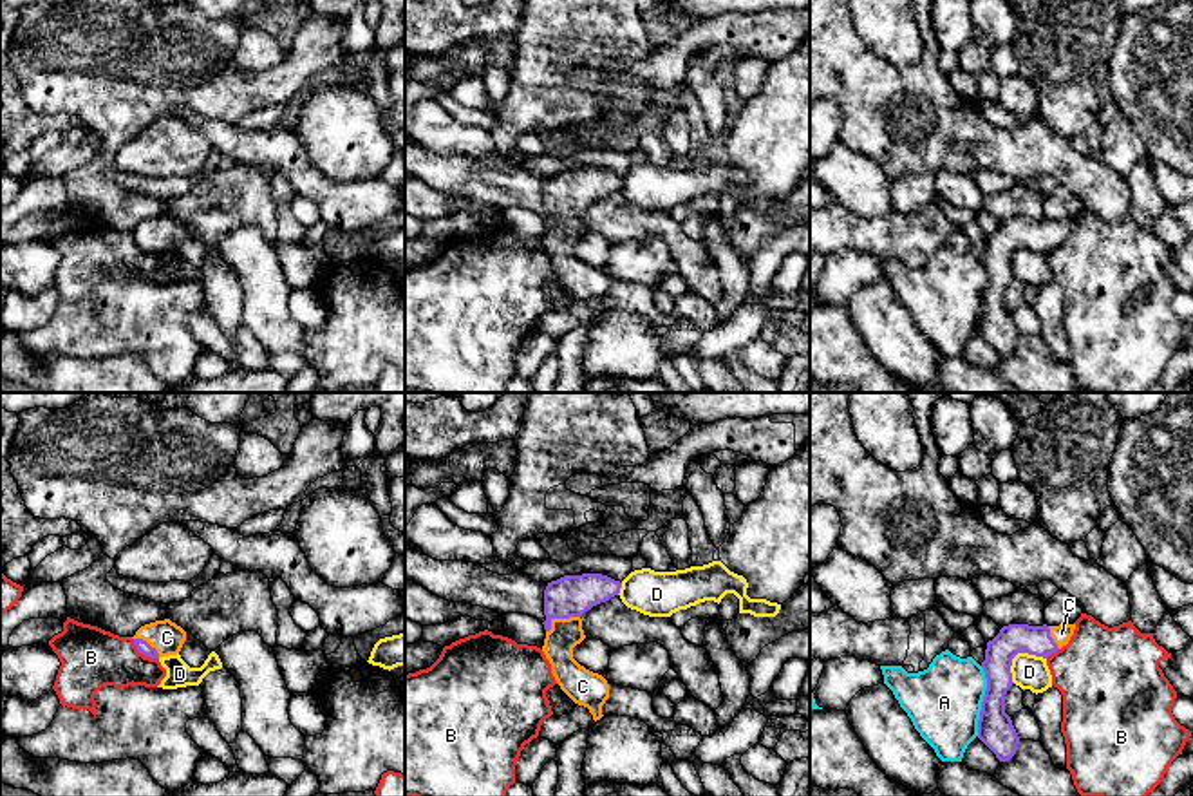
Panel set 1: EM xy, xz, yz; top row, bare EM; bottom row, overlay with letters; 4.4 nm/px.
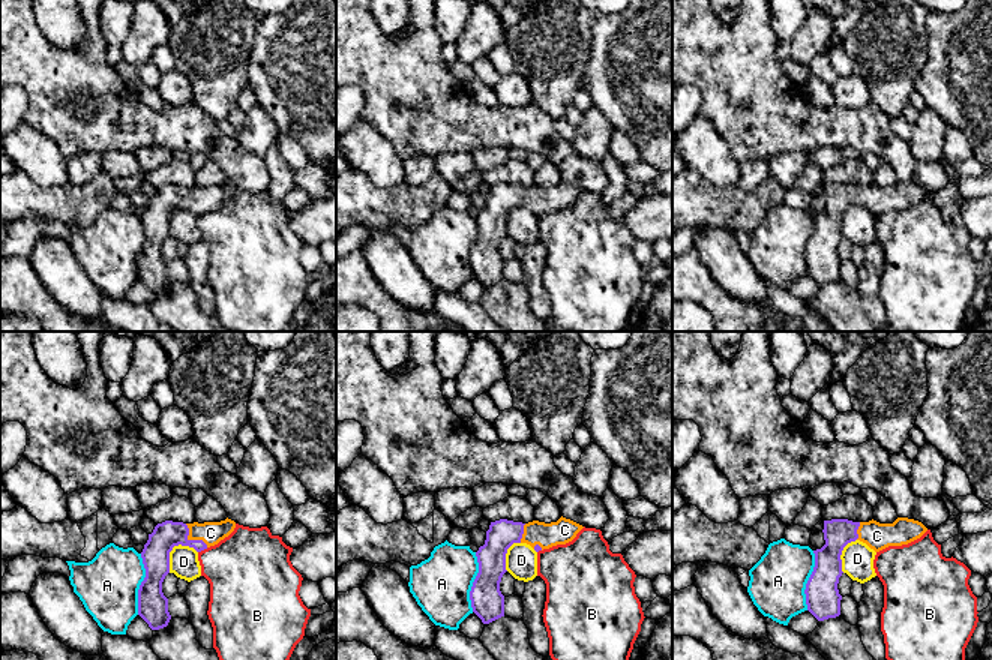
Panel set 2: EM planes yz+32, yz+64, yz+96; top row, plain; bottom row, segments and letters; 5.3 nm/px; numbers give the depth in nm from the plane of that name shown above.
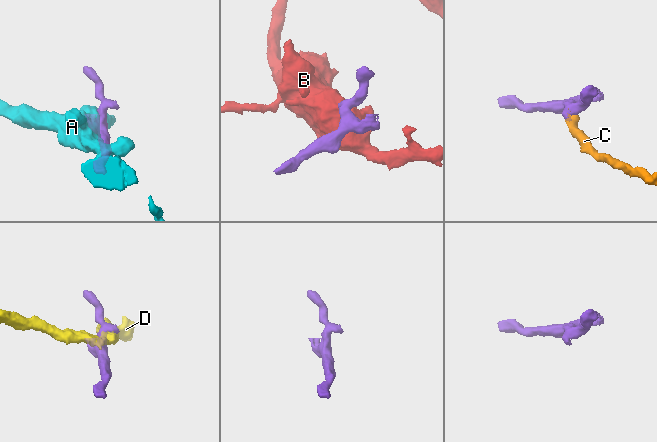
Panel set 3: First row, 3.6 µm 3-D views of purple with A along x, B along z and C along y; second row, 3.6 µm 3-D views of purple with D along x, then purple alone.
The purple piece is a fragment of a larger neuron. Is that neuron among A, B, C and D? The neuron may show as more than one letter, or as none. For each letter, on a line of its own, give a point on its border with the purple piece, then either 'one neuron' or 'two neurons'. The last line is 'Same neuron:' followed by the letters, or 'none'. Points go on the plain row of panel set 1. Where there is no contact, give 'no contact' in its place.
A: meets purple in yz at (984, 295); two neurons
B: meets purple in xy at (143, 248); two neurons
C: meets purple in xz at (559, 212); one neuron
D: meets purple in yz at (1018, 246); two neurons
Same neuron: C

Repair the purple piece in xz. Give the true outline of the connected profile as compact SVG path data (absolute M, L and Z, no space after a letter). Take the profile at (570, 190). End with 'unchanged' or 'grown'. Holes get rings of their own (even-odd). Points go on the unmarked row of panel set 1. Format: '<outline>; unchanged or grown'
M602 168L564 170L548 177L544 185L546 233L542 246L551 259L551 268L560 284L578 300L600 315L602 300L609 293L607 275L586 264L573 253L573 242L586 230L582 210L593 201L618 190L620 175Z; grown

